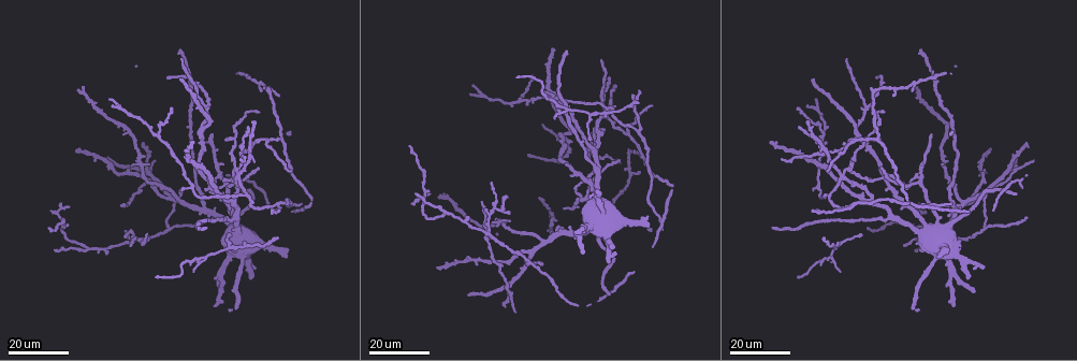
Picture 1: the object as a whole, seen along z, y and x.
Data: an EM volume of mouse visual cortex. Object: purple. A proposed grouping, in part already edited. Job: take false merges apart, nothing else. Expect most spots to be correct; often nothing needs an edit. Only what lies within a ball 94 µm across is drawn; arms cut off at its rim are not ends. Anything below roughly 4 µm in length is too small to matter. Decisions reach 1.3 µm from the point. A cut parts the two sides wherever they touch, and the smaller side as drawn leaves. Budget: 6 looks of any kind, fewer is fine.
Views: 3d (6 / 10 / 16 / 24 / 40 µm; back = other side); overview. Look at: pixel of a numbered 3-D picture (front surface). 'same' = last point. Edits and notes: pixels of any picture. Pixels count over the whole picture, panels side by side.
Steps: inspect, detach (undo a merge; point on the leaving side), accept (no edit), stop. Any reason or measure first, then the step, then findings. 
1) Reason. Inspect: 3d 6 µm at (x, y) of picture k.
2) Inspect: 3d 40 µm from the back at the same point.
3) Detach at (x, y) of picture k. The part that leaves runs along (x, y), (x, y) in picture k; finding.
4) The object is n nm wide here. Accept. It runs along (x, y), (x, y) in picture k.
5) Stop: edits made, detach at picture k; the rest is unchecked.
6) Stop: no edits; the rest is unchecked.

Small branch off a trunk. Inspect: 3d 24 µm at (239, 176) of picture 1.

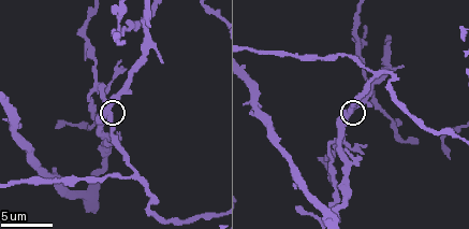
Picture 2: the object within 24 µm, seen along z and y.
Inspect: 3d 10 µm at (105, 108) of picture 2.

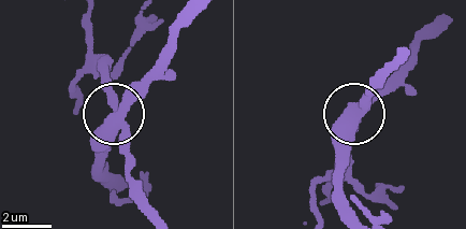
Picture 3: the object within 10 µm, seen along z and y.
The object is 380 nm wide here. Accept. All the same neuron.

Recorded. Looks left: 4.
A fork. Inspect: 3d 16 µm at (228, 247) of picture 1.

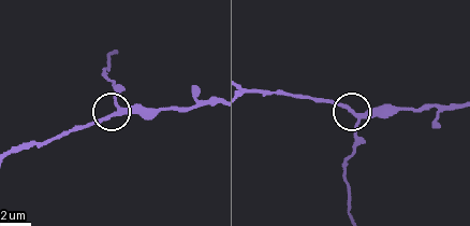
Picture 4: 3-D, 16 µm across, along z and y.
Inspect: 3d 10 µm at (116, 114) of picture 4.

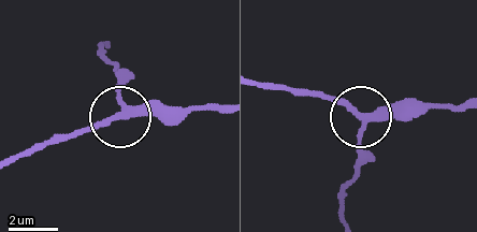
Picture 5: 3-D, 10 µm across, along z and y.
Accept. Continuous, no second neuron.

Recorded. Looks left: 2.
Three-way junction. Inspect: 3d 24 µm at (564, 109) of picture 1.

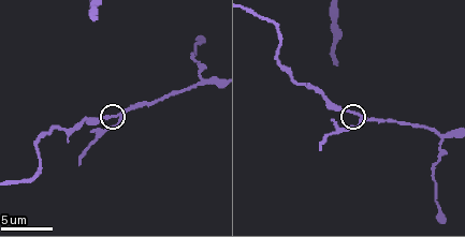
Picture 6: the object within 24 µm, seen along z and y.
Inspect: 3d 6 µm at (122, 115) of picture 6.

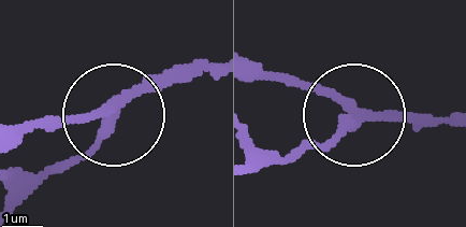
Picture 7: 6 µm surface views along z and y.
The object is 230 nm wide here. Accept. It runs along (449, 127), (352, 117), (267, 165) in picture 7; all the same neuron.

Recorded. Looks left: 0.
Stop: no edits; the rest is unchecked.

